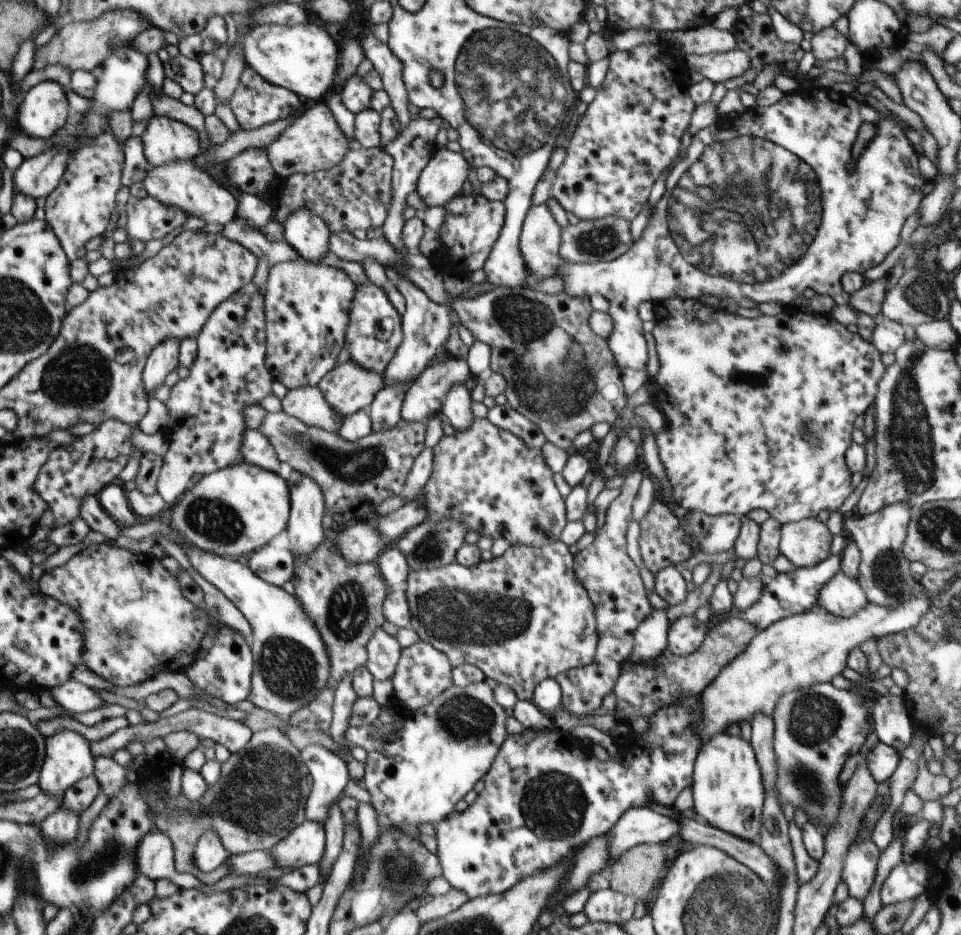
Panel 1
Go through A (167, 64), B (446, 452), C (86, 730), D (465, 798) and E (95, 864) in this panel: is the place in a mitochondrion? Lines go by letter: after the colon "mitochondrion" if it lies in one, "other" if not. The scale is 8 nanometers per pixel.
A: other
B: other
C: other
D: other
E: mitochondrion

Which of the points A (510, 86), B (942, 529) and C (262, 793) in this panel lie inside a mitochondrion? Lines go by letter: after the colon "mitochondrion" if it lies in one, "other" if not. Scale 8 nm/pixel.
A: mitochondrion
B: mitochondrion
C: mitochondrion

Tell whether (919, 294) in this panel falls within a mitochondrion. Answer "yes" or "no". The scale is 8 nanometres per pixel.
yes

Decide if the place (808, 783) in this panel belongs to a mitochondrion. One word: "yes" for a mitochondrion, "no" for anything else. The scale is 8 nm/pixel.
yes

